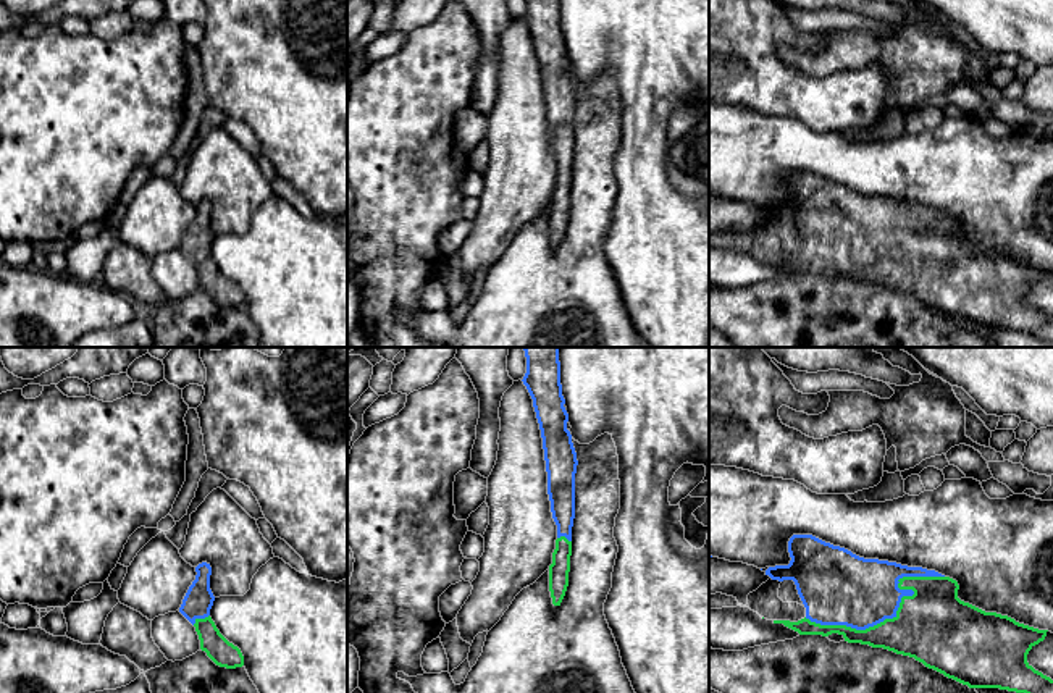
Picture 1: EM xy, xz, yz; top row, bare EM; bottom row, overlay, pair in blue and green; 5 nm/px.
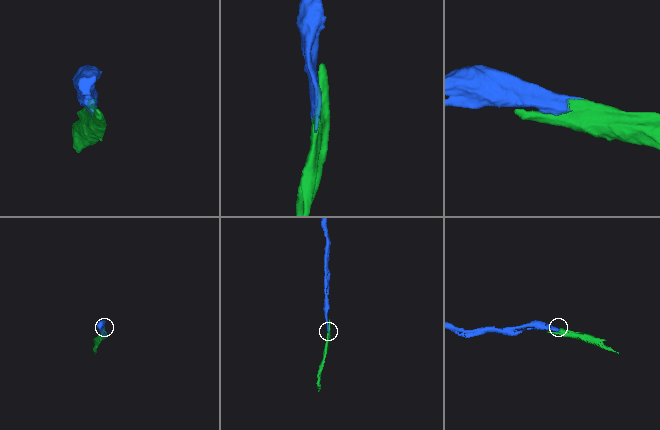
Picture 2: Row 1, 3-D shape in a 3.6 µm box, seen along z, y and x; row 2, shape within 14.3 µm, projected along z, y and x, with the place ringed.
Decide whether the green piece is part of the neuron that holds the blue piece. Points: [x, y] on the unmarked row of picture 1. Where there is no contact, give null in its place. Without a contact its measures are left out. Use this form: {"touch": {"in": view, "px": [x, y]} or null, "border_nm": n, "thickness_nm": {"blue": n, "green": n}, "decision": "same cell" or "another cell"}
{"touch": {"in": "yz", "px": [895, 251]}, "border_nm": 700, "thickness_nm": {"blue": 340, "green": 380}, "decision": "same cell"}

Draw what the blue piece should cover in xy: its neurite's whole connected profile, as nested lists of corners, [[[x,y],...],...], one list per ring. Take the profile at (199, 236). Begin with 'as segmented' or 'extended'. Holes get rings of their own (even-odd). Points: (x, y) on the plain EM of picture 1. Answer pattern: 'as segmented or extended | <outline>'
extended | [[[202,200],[195,205],[195,218],[189,225],[179,250],[195,265],[200,288],[220,305],[236,307],[244,304],[244,294],[229,281],[210,255],[215,234],[210,228],[212,205]]]

